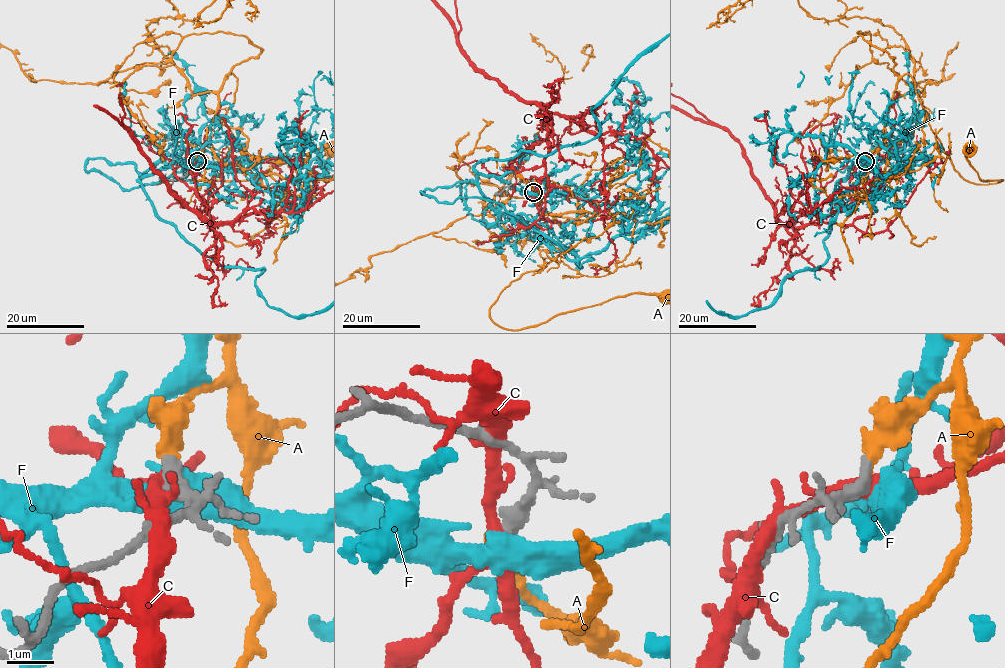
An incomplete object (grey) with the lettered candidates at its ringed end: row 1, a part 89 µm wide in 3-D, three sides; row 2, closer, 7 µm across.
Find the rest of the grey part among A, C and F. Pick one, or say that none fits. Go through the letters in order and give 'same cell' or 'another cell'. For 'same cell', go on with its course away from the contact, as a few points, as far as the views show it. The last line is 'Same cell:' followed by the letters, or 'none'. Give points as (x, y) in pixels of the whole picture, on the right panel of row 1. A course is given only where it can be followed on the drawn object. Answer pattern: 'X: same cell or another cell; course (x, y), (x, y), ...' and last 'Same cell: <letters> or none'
A: same cell; course (865, 161), (884, 142), (905, 74), (953, 168), (979, 184), (1002, 179), (982, 180), (970, 151)
C: another cell
F: another cell
Same cell: A

